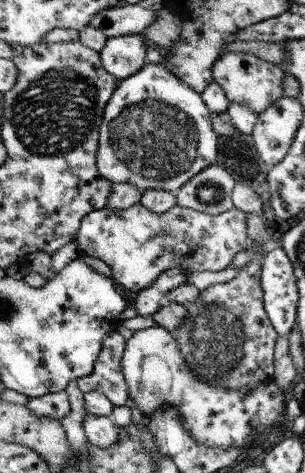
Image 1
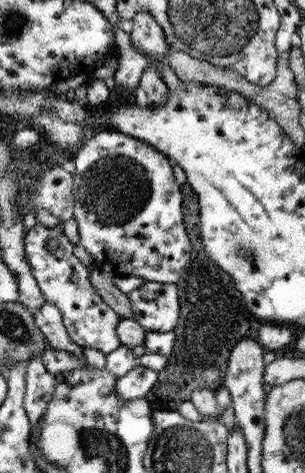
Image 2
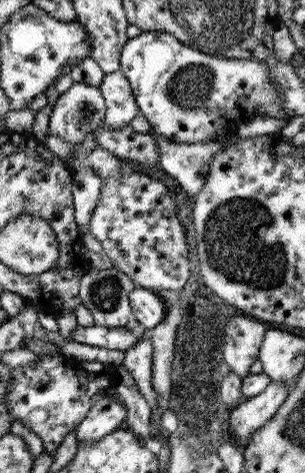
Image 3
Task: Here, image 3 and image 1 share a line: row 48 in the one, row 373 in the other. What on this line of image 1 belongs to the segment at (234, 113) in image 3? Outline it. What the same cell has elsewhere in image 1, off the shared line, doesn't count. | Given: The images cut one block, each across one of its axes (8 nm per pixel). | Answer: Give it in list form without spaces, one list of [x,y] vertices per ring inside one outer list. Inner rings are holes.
[[[159,326],[135,332],[127,340],[127,350],[123,354],[123,376],[129,386],[129,402],[133,402],[143,418],[163,408],[175,408],[179,416],[183,416],[183,426],[187,432],[211,450],[243,450],[253,444],[263,428],[279,424],[285,416],[285,392],[271,380],[259,384],[255,390],[217,388],[195,376],[191,366],[187,366],[173,332]]]

